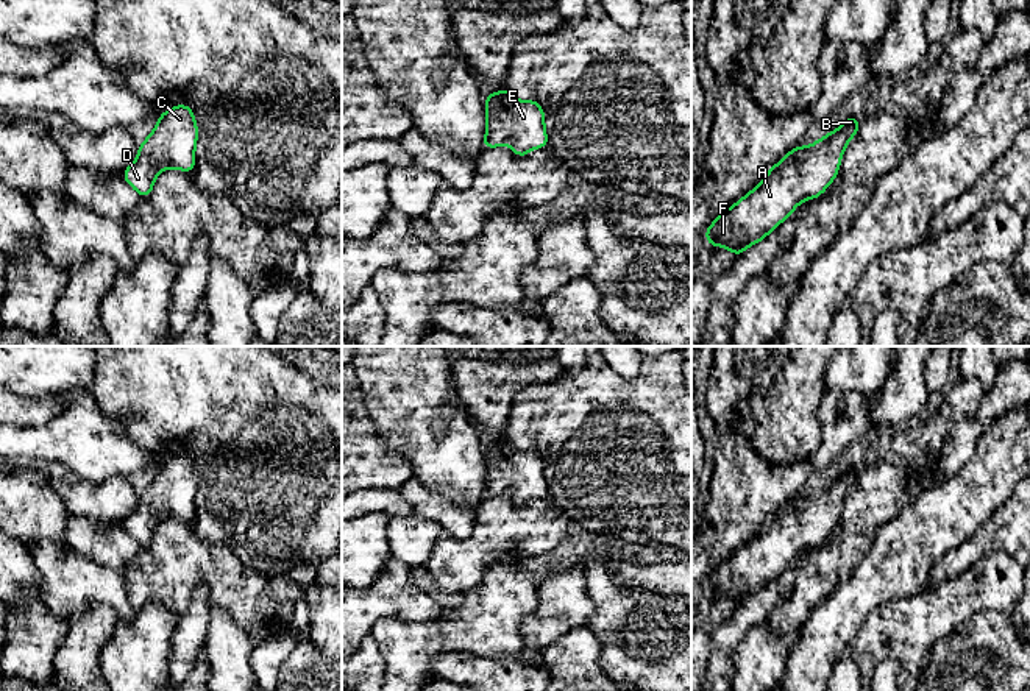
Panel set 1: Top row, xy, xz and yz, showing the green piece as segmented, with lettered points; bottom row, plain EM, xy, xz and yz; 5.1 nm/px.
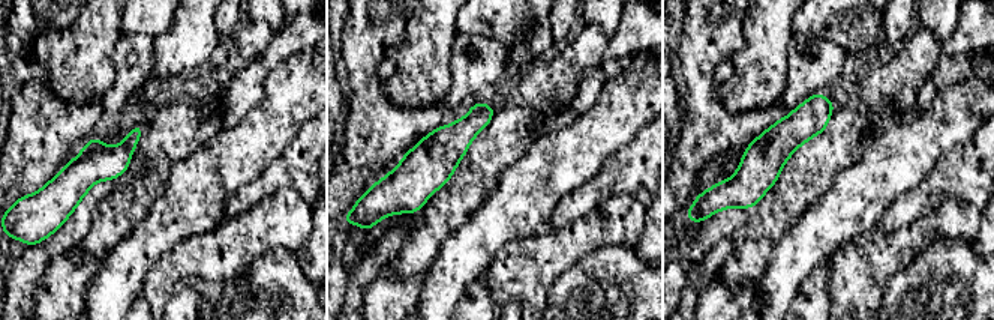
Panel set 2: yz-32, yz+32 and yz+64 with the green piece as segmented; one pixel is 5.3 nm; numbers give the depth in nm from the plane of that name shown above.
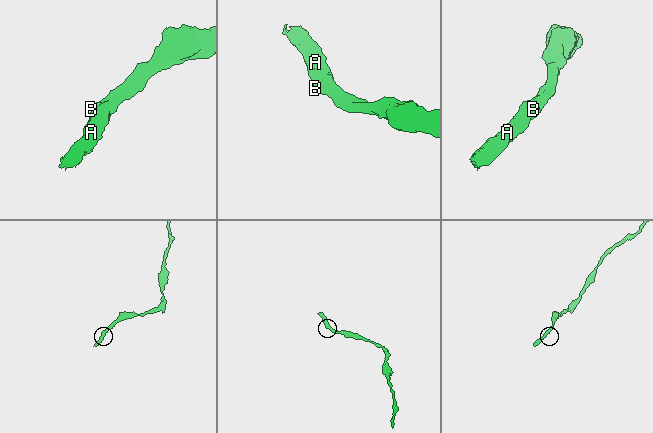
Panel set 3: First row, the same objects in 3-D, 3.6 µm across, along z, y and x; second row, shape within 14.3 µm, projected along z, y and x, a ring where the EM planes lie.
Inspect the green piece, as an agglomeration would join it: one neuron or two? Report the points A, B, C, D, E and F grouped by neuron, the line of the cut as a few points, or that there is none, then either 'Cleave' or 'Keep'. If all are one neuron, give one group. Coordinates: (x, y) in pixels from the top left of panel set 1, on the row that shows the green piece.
Groups: A B C D E F. No split. Keep

